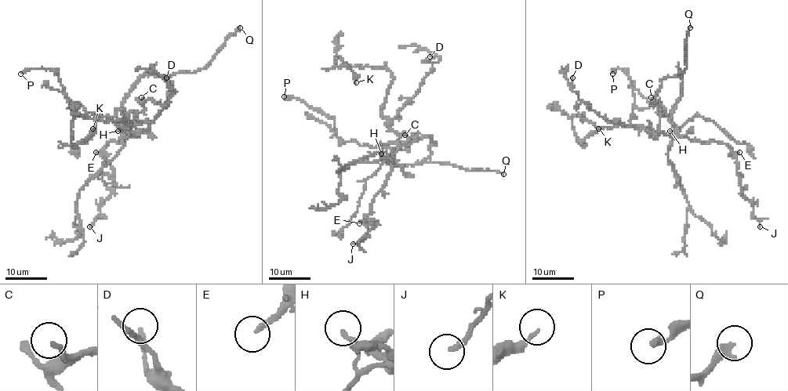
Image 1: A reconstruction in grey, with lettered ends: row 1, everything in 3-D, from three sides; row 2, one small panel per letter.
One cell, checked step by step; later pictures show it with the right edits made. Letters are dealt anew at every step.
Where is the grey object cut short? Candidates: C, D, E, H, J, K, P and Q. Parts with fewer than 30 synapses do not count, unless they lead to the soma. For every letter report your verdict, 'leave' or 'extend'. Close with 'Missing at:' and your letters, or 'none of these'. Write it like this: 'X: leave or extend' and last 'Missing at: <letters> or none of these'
C: leave
D: leave
E: extend
H: leave
J: leave
K: leave
P: leave
Q: extend
Missing at: E, Q

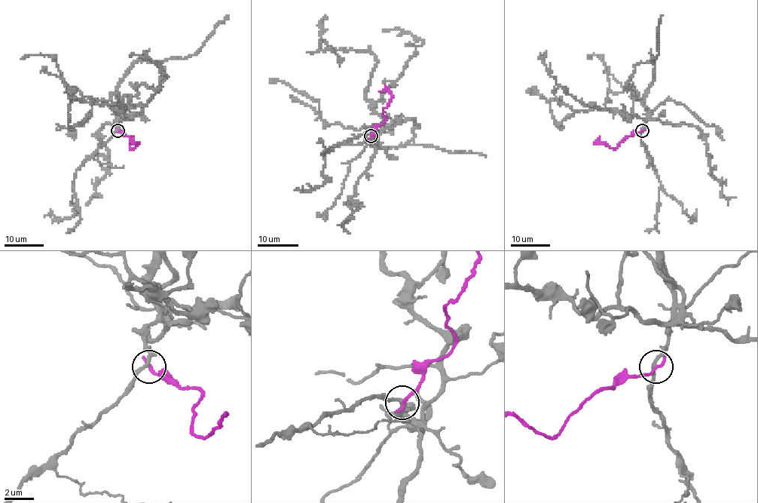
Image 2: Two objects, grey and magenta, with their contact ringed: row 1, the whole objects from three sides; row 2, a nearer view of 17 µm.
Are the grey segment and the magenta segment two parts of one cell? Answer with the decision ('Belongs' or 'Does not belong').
Does not belong

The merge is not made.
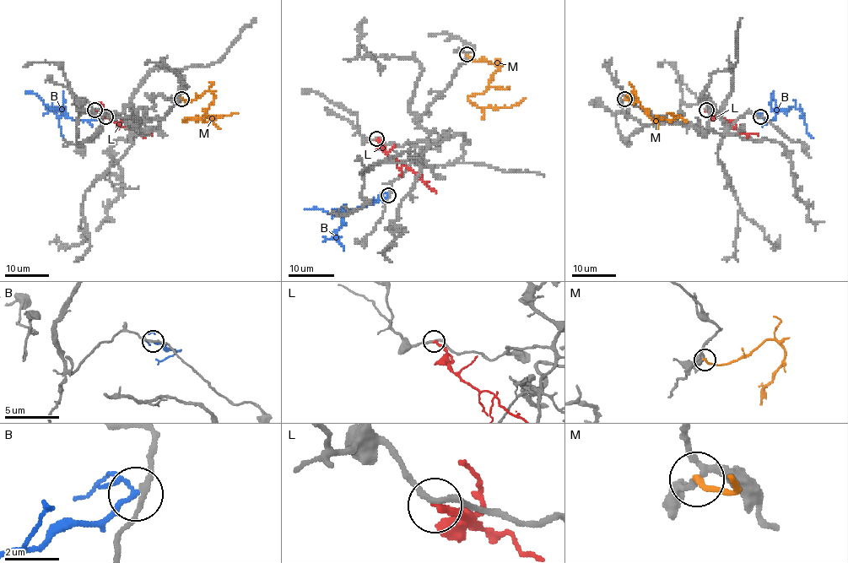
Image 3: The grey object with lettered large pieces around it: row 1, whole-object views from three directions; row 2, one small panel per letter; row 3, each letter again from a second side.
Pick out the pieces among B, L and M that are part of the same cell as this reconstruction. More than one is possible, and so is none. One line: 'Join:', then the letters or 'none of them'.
Join: none of them

